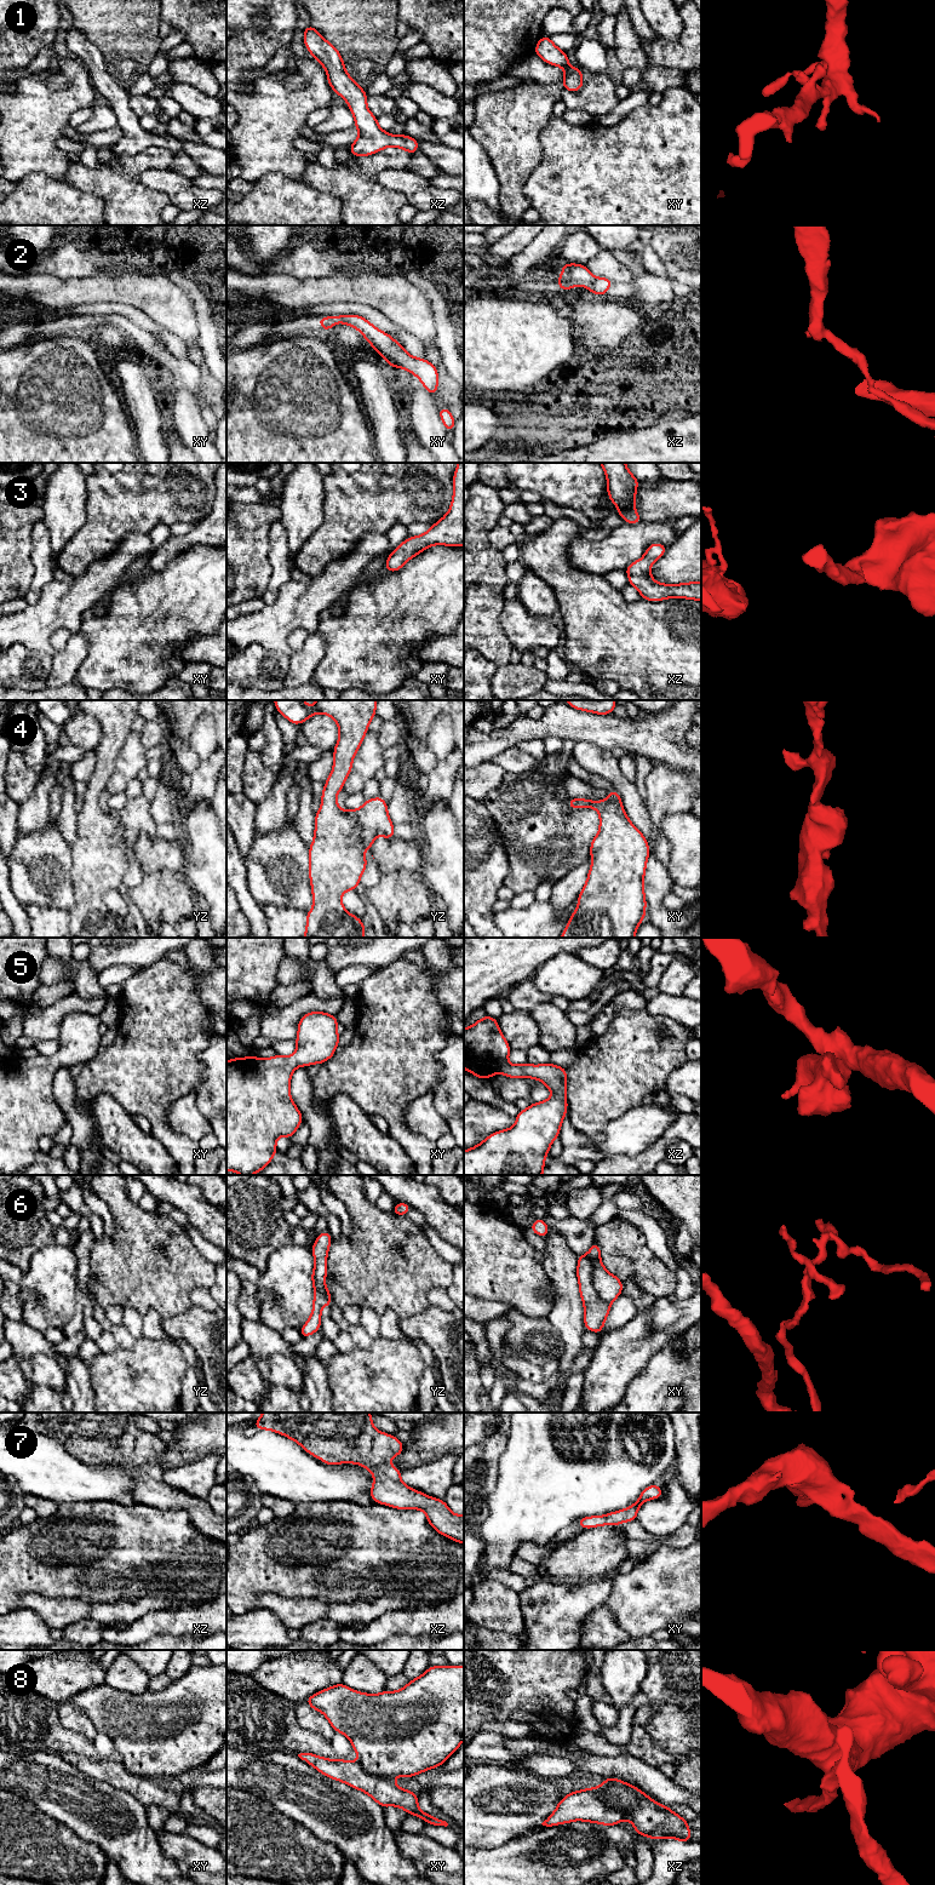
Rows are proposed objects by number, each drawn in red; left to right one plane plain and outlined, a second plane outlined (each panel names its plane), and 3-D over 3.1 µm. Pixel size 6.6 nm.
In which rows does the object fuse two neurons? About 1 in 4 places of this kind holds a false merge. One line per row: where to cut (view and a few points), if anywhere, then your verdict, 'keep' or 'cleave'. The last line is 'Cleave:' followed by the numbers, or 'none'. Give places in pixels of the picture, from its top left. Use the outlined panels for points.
1: no cut; keep
2: no cut; keep
3: no cut; keep
4: no cut; keep
5: no cut; keep
6: cut in xy along (586, 1255), (591, 1266), (592, 1288), (609, 1305); cleave
7: no cut; keep
8: cut in xz along (596, 1787), (602, 1800), (618, 1809), (625, 1817); cleave
Cleave: 6, 8

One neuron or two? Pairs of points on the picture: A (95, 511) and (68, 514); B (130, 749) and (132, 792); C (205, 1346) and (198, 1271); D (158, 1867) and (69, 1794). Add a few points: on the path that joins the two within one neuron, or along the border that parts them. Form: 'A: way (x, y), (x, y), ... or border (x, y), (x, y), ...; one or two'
A: border (86, 483), (86, 521), (72, 537); two
B: border (135, 777), (122, 791); two
C: border (193, 1304), (184, 1312), (167, 1317); two
D: way (135, 1850), (101, 1811), (92, 1809); one

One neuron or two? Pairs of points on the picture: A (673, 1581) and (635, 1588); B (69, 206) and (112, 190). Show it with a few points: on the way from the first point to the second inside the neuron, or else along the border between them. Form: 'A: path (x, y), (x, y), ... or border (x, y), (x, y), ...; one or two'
A: path (664, 1588), (644, 1588); one
B: border (69, 185), (95, 194), (102, 201), (104, 212); two

